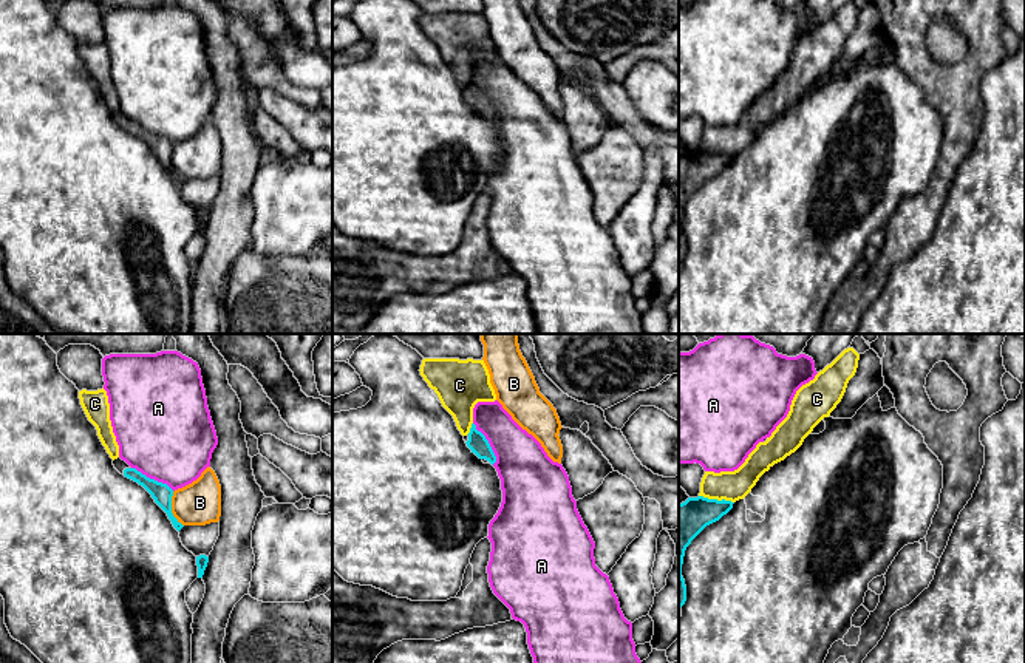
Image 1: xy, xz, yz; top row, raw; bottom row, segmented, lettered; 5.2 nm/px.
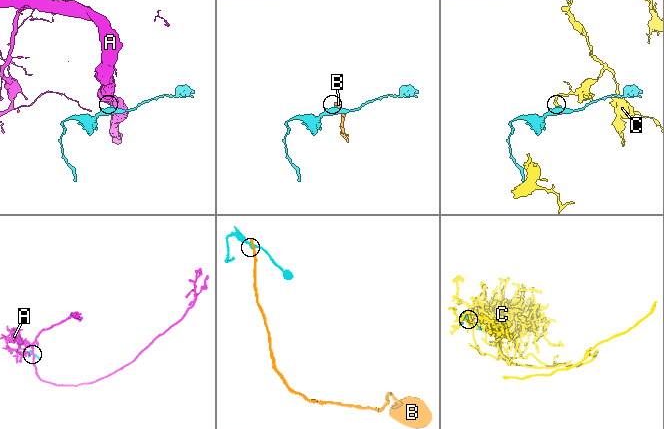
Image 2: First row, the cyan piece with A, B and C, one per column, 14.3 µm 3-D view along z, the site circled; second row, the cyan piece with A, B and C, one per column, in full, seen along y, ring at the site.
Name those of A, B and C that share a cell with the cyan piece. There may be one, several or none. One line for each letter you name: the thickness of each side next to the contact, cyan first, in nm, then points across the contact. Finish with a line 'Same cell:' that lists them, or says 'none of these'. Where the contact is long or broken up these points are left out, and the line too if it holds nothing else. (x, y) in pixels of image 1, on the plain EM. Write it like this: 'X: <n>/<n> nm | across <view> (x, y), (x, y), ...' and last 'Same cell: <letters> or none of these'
Same cell: none of these

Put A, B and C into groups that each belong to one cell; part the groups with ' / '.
A B / C

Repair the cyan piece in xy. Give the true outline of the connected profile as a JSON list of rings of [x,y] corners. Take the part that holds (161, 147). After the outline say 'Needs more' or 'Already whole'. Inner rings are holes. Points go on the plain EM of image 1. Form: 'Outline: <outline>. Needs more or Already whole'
Outline: [[[121,111],[114,113],[113,119],[121,128],[138,136],[152,148],[155,156],[167,167],[169,173],[172,175],[173,181],[178,185],[184,181],[172,167],[173,144],[167,138],[162,138],[162,136],[158,136],[155,133],[147,131],[145,128],[142,128],[136,122],[131,122]]]. Needs more

